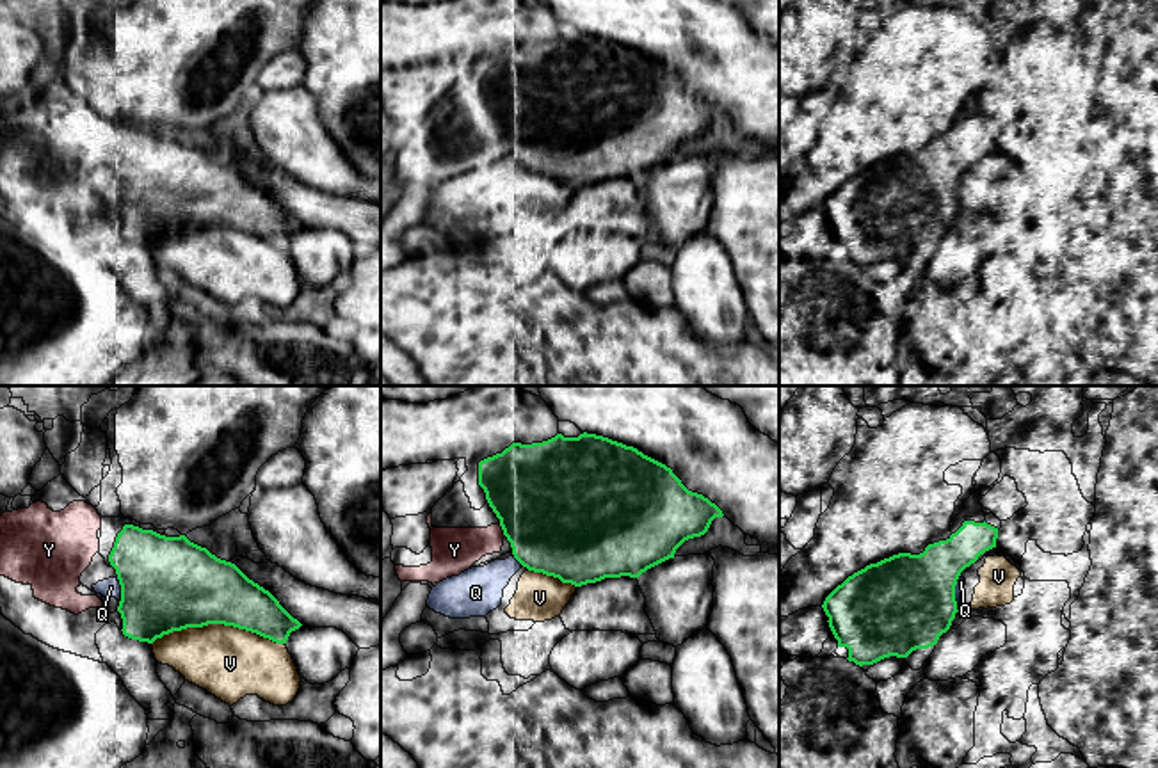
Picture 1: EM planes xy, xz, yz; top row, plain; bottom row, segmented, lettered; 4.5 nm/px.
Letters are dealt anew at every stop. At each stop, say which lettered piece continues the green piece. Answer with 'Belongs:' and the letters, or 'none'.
Belongs: Y

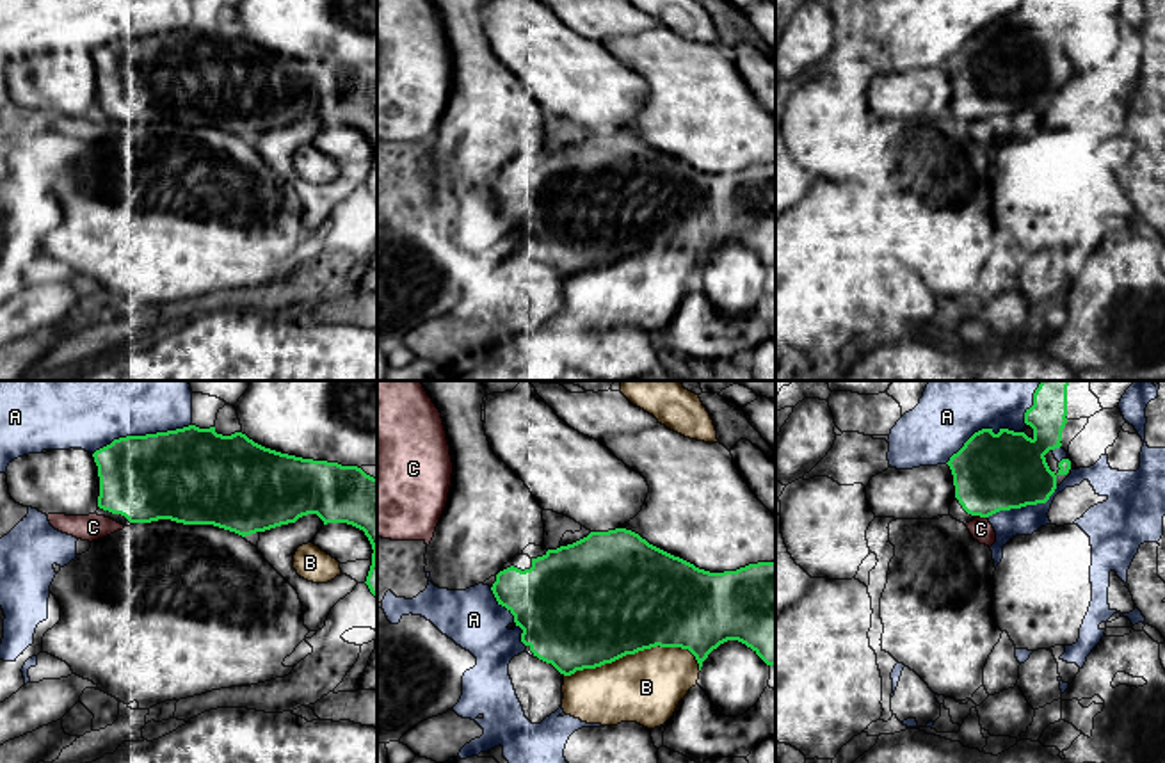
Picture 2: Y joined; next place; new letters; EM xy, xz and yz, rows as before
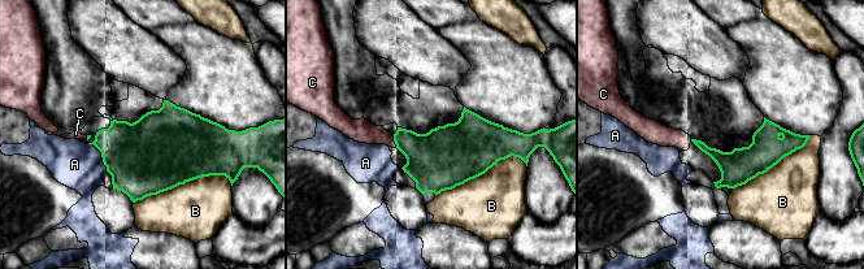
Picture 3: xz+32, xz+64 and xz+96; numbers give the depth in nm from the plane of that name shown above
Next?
Belongs: none

